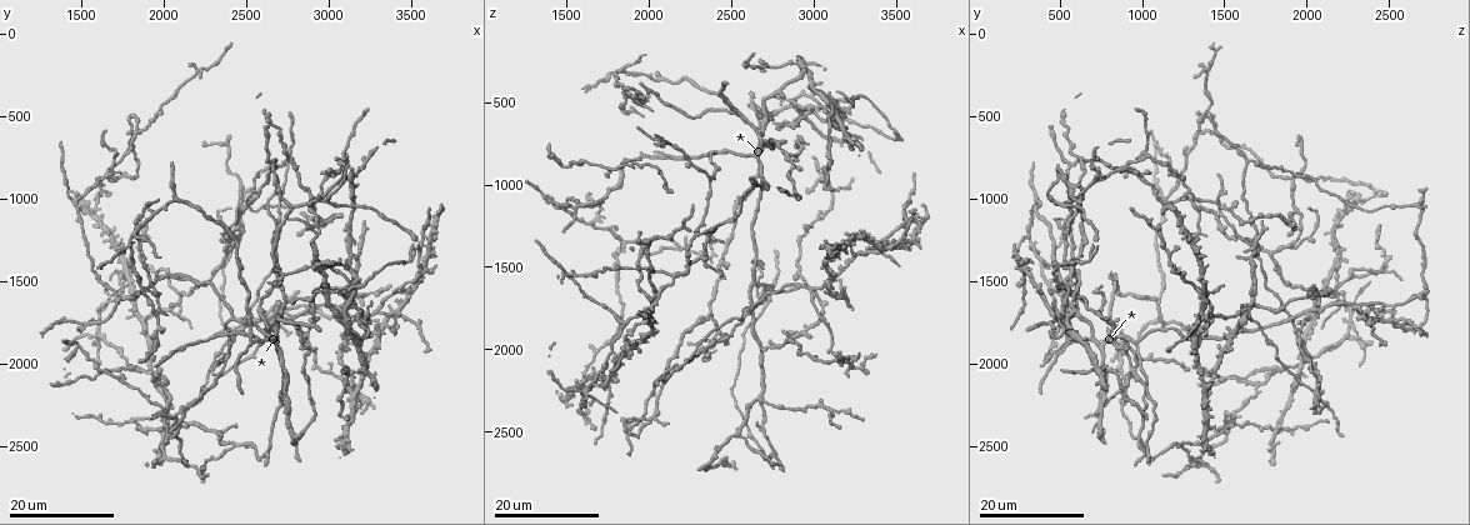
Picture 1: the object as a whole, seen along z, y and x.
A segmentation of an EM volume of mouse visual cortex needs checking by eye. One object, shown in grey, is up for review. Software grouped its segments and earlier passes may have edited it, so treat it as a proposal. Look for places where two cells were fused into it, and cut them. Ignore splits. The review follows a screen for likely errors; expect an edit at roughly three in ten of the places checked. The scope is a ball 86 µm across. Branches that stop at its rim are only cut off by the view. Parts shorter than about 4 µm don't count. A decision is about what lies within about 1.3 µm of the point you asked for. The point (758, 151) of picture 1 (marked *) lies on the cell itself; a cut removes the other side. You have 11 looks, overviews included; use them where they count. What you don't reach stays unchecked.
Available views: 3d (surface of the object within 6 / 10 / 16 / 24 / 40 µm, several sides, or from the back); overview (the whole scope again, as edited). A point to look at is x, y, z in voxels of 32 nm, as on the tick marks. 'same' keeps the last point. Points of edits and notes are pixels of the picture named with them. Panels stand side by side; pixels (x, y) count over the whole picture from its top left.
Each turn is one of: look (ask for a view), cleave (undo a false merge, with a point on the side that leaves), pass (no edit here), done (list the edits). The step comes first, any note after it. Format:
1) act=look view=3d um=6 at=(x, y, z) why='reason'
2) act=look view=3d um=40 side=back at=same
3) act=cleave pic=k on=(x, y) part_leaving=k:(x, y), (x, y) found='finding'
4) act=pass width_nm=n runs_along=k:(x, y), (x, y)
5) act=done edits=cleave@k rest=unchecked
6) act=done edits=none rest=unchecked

act=look view=3d um=24 at=(1740, 1500, 2180) why='thick turns thin'

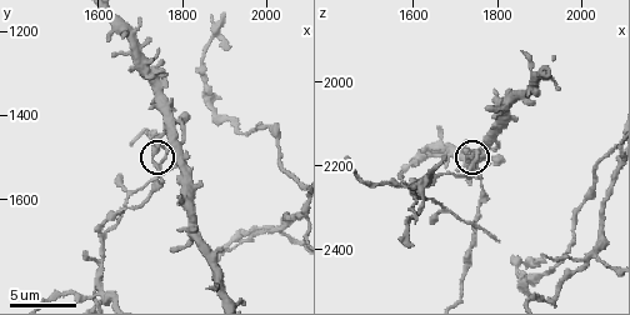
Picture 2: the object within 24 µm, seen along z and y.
act=look view=3d um=10 at=(1740, 1505, 2185) why='closer look'

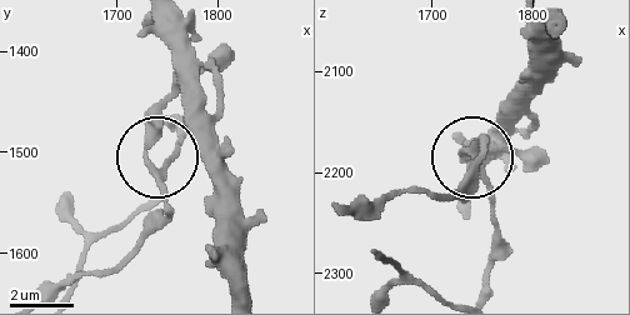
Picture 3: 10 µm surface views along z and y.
act=pass found='one cell here'

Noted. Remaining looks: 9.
act=look view=3d um=24 at=(2440, 1280, 1900) why='a fork'

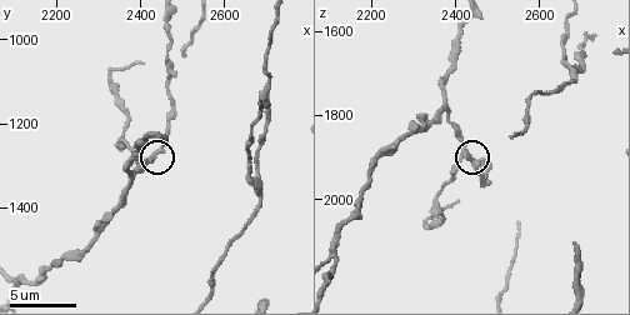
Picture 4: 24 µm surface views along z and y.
act=look view=3d um=6 at=(2430, 1285, 1900)

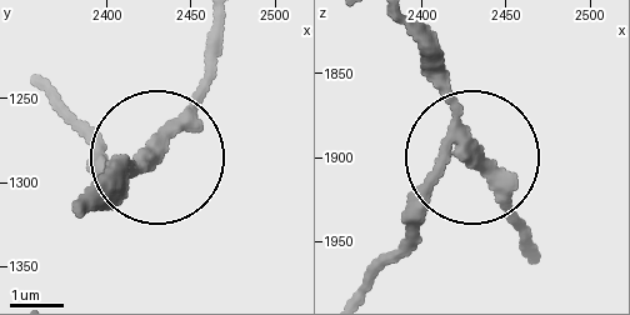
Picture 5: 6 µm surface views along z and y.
act=pass width_nm=260 found='continuous, no second cell'

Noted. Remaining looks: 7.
act=look view=3d um=24 at=(2680, 1660, 2320) why='thin arm on a thick one'

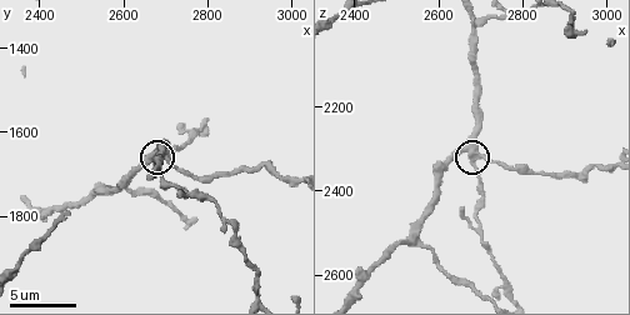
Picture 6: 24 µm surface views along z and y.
act=look view=3d um=10 at=same

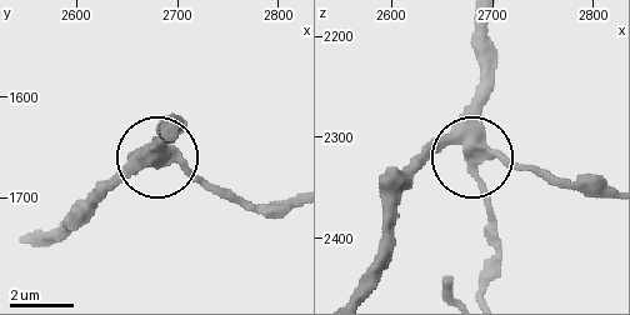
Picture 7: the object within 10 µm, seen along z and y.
act=pass arms=4 runs_along=7:(478, 24), (475, 150), (556, 178) found='one cell here'

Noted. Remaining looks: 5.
act=look view=3d um=24 at=(2460, 1060, 1360) why='small branch off a trunk'

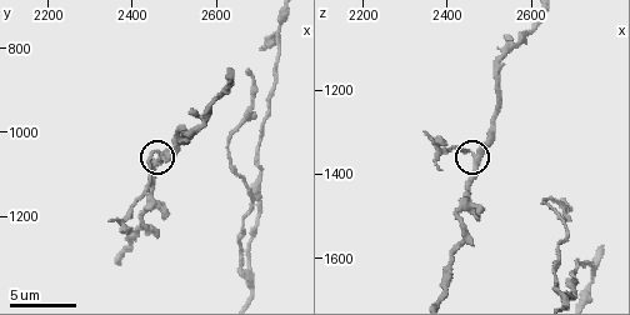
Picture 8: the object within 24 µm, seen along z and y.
act=look view=3d um=6 at=(2470, 1050, 1355)

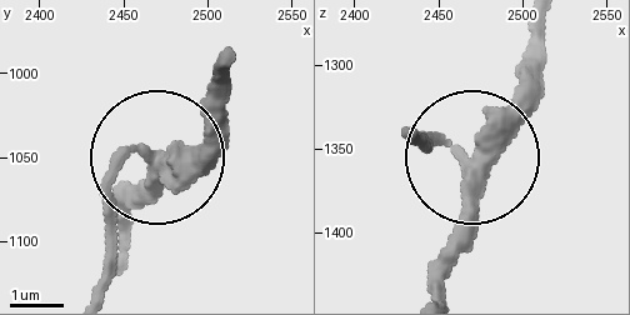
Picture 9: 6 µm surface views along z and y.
act=look view=3d um=6 side=back at=(2466, 1050, 1356)

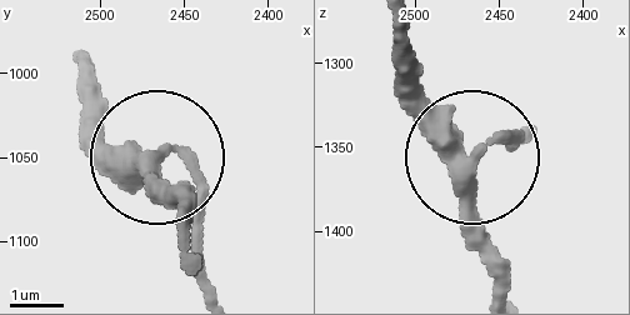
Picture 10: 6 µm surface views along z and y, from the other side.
act=pass arms=3 runs_along=10:(398, 23), (403, 76), (465, 144), (528, 144) found='continuous, no second cell'

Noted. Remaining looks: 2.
act=look view=3d um=24 at=(1860, 600, 1340) why='four-way junction'

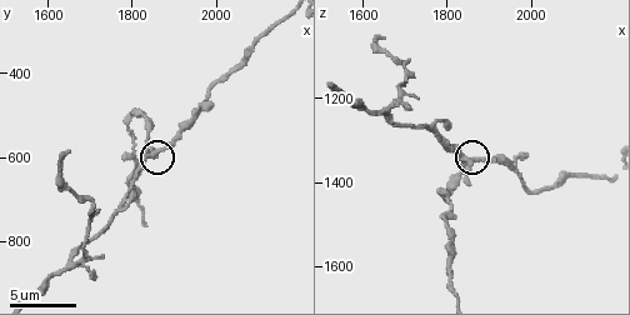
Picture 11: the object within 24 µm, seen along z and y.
act=look view=3d um=6 at=(1850, 590, 1350) why='closer look'

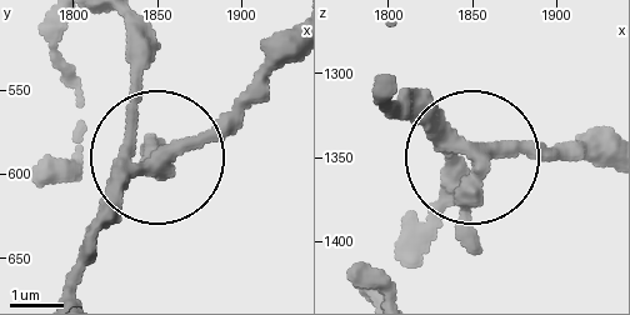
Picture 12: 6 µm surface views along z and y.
act=pass width_nm=330 runs_along=12:(375, 91), (425, 104), (493, 154), (581, 154) found='all the same cell'

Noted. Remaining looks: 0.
act=done edits=none rest=unchecked

